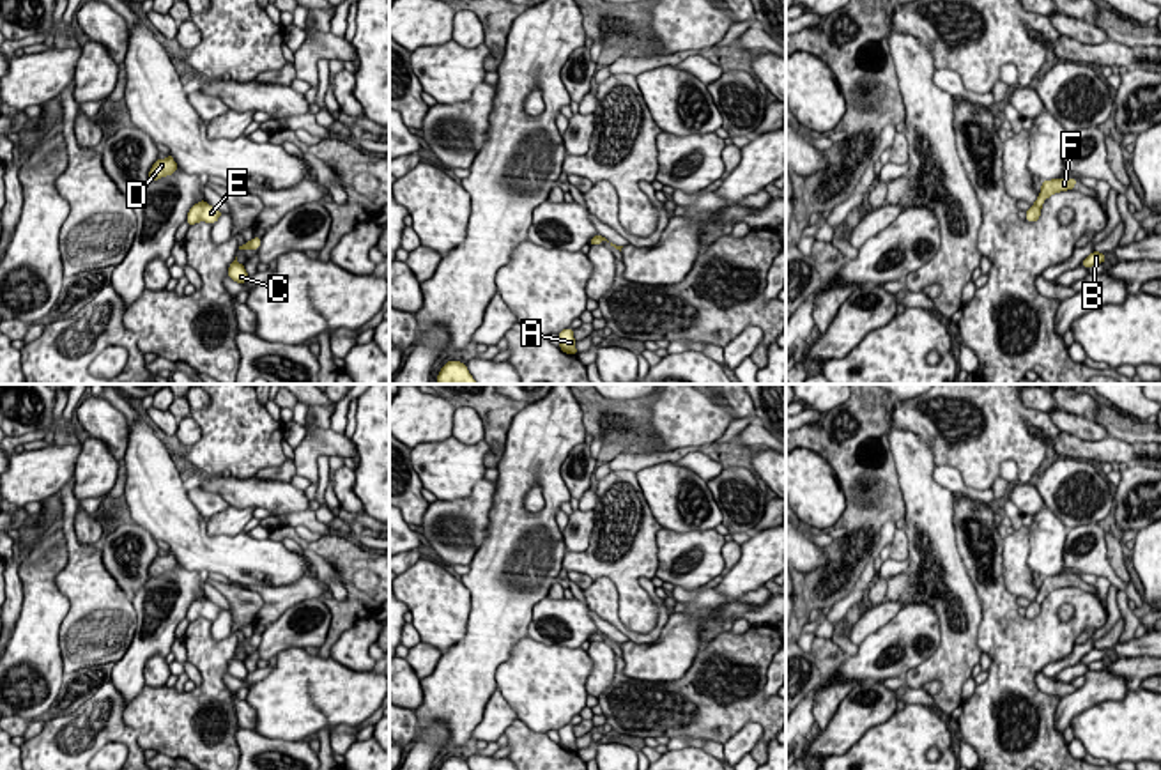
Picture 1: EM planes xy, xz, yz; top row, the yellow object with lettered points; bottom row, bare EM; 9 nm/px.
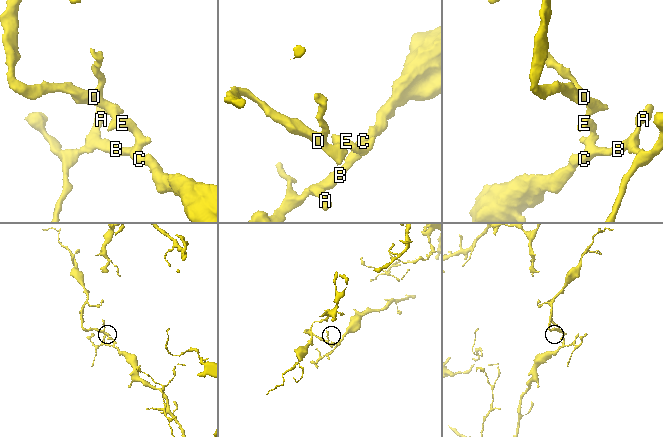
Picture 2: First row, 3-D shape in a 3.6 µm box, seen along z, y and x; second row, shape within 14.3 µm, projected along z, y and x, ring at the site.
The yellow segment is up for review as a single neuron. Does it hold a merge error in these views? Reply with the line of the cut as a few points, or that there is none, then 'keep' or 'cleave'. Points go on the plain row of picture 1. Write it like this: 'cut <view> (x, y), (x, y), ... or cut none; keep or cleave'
cut yz (1034, 600), (1039, 604); cleave

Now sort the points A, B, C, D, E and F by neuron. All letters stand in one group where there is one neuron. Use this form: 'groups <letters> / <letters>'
groups A B C E / D F

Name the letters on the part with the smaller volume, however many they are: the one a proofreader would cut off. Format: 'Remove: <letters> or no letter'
Remove: D, F

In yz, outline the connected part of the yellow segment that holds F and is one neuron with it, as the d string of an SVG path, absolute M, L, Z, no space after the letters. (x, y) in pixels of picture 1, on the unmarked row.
M1051 575L1041 577L1042 584L1035 597L1035 602L1042 604L1044 597L1058 588L1074 586L1076 575Z

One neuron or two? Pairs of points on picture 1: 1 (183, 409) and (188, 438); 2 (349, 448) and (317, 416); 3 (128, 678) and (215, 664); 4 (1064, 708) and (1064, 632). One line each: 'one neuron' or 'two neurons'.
1: one neuron
2: two neurons
3: two neurons
4: two neurons

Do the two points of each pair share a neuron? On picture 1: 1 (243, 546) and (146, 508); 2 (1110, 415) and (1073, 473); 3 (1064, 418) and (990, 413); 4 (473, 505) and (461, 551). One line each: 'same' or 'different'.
1: same
2: different
3: different
4: same

